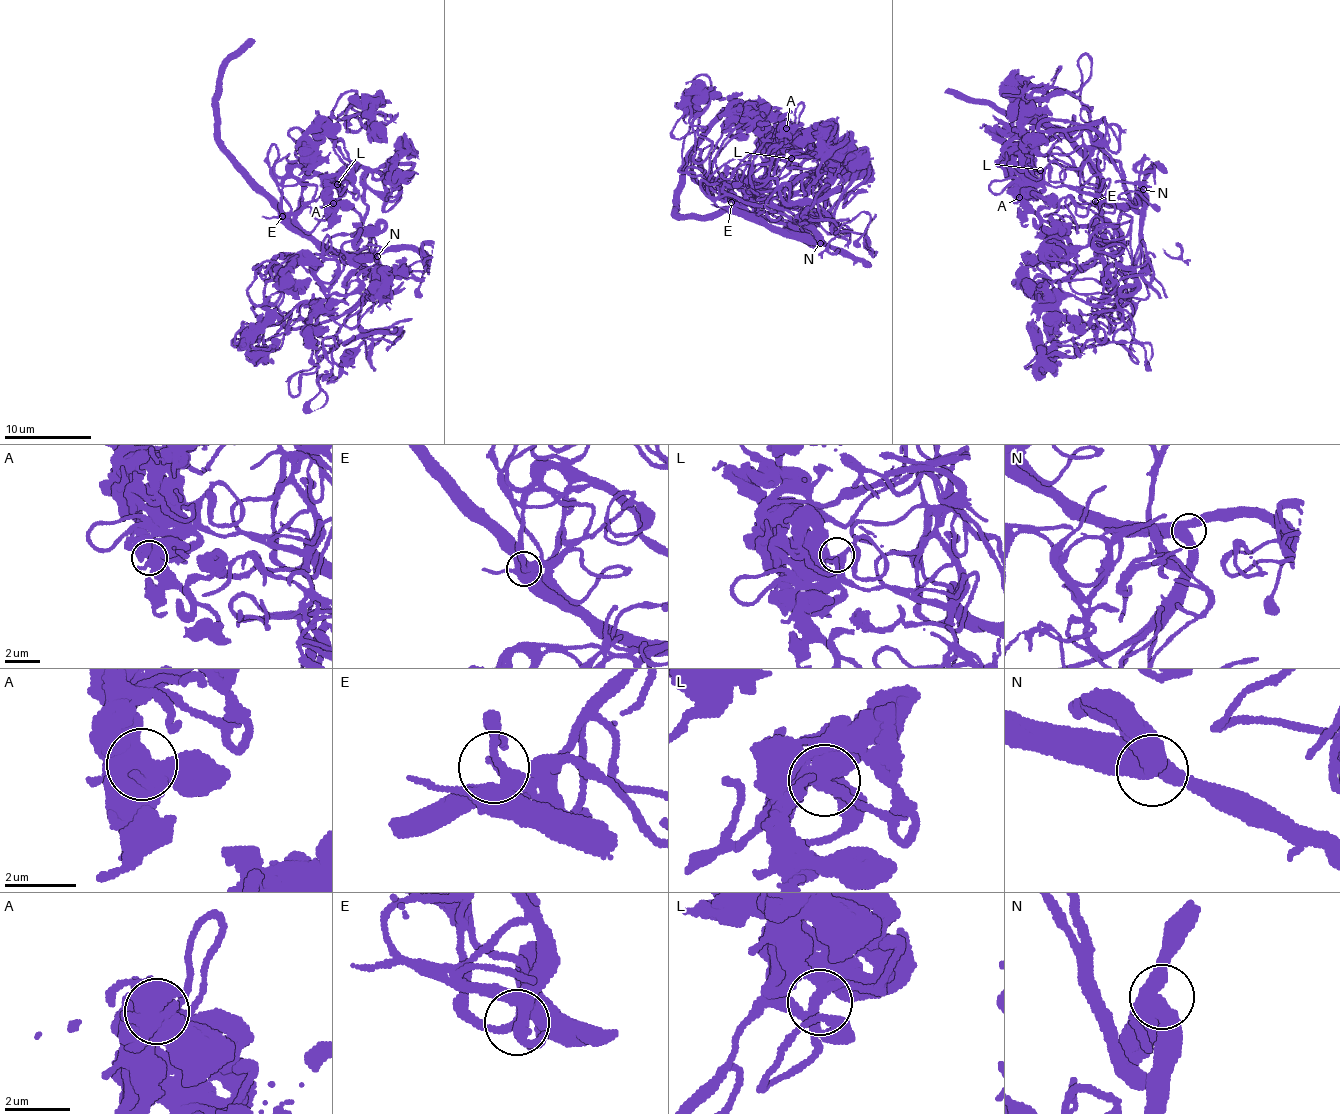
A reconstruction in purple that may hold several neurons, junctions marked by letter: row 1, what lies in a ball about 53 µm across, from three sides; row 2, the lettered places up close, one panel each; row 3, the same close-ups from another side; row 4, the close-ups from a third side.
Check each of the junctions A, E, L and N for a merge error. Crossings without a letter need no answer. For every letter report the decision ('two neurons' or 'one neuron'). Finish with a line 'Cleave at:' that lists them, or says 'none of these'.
A: one neuron
E: one neuron
L: one neuron
N: one neuron
Cleave at: none of these

